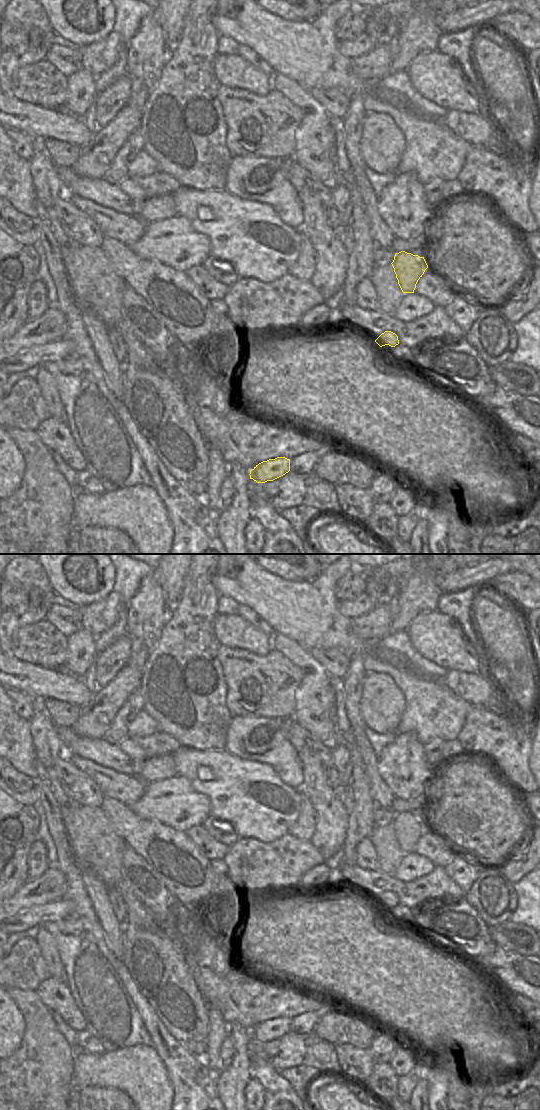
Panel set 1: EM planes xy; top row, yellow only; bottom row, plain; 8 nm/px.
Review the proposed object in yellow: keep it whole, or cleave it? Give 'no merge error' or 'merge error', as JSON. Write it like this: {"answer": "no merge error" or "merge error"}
{"answer": "no merge error"}

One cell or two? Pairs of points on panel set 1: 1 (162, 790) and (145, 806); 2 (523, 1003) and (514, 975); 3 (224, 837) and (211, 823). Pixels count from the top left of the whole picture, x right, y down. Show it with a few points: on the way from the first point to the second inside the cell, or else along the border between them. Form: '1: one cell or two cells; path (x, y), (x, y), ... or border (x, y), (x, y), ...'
1: one cell; path (158, 794), (149, 802)
2: two cells; border (506, 993), (518, 993), (529, 999)
3: one cell; path (221, 834), (214, 826)

